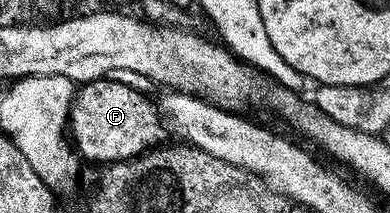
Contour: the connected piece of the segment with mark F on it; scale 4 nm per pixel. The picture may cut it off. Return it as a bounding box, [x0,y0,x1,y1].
[69,76,169,164]

